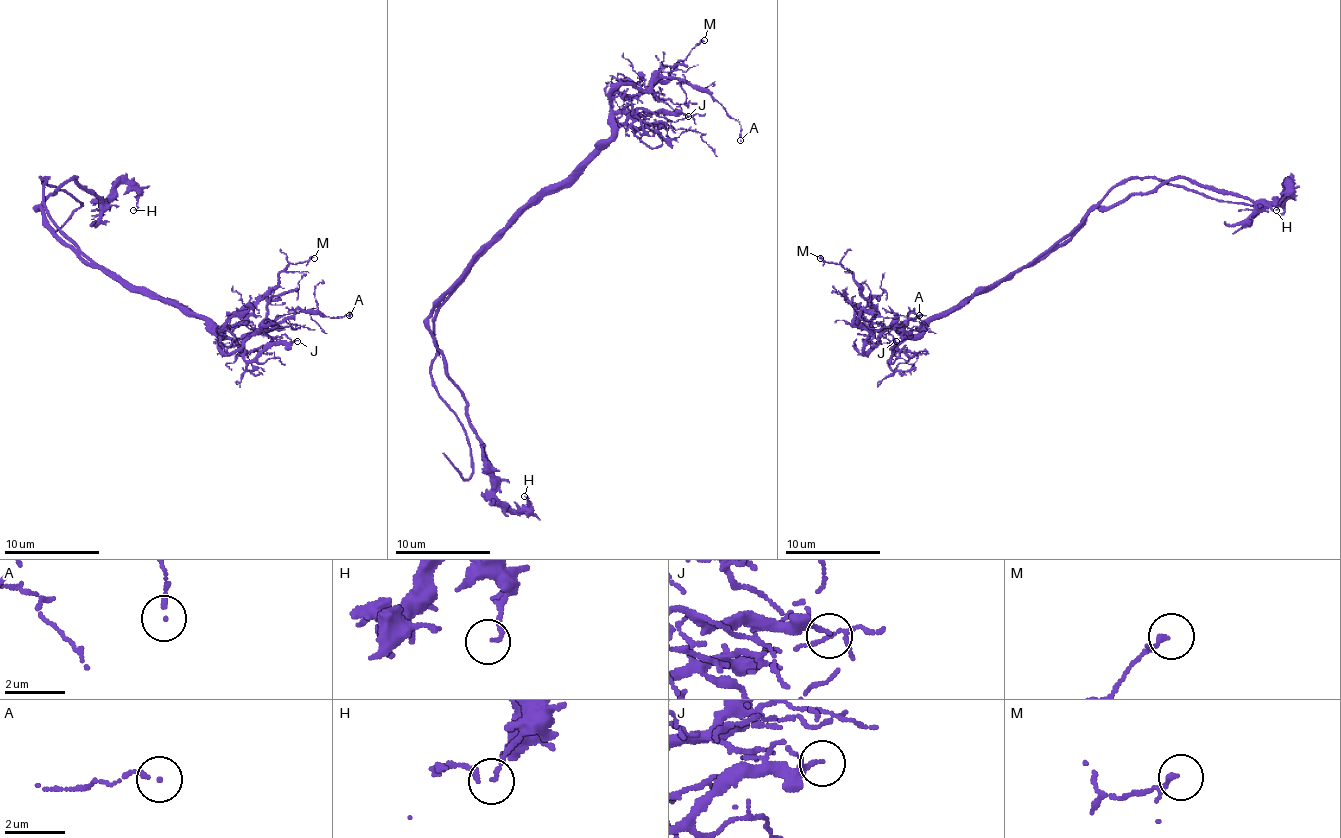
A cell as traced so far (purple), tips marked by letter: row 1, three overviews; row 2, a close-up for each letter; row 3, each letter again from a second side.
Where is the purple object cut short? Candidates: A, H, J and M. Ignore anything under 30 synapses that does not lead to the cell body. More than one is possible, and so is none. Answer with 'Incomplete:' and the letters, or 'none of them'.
Incomplete: none of them

